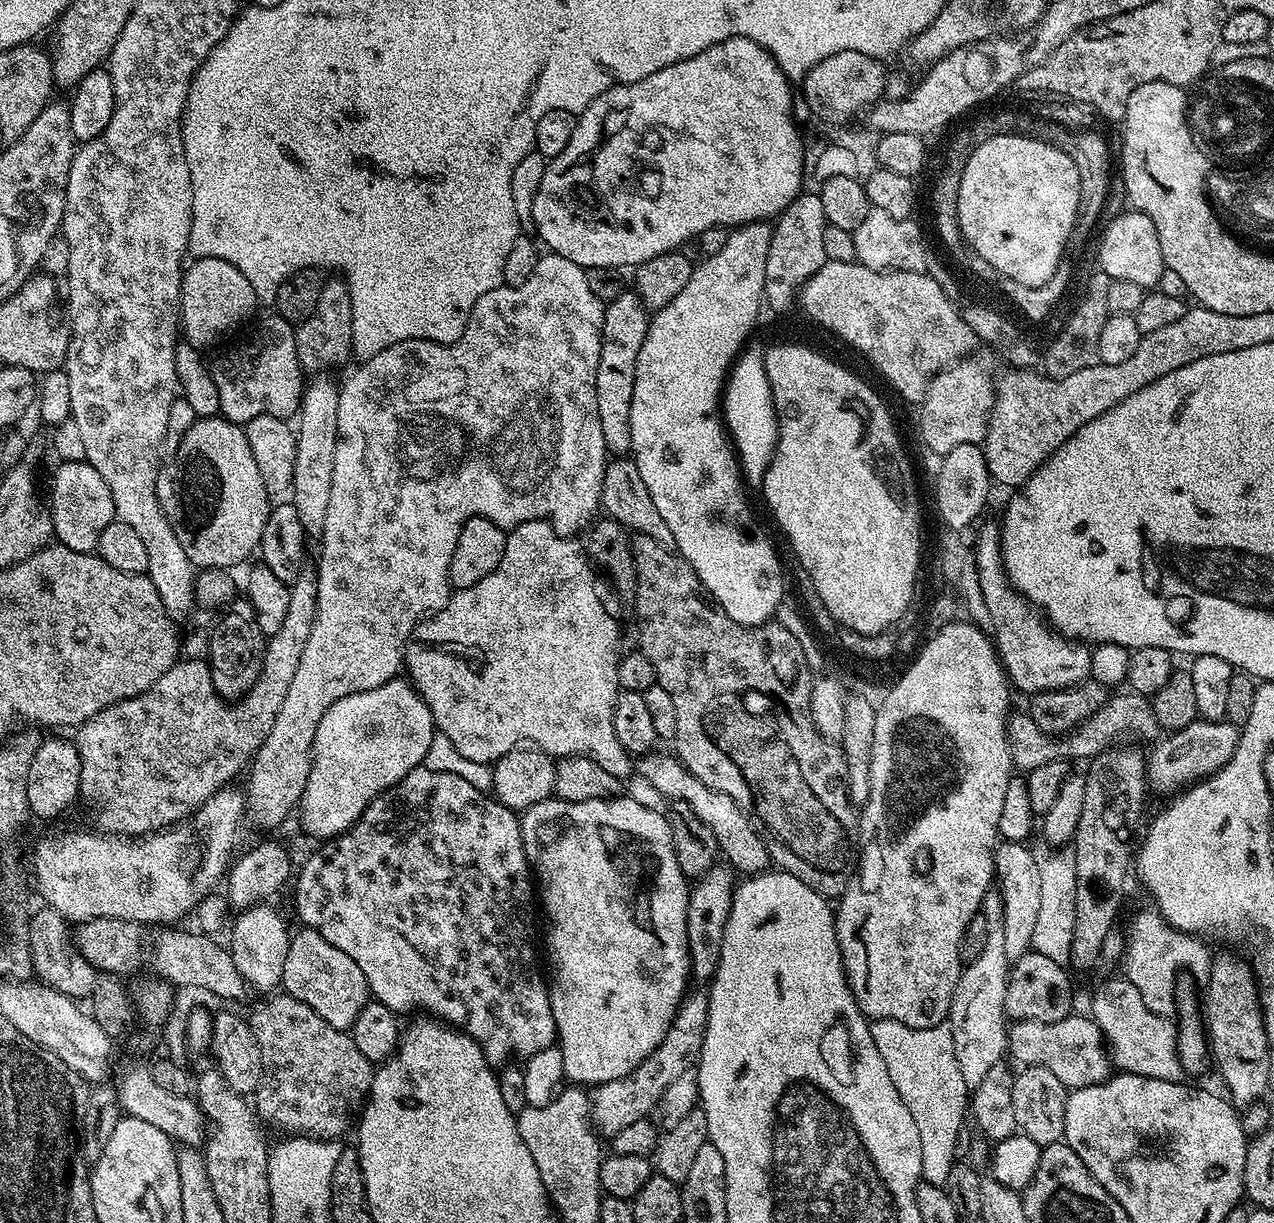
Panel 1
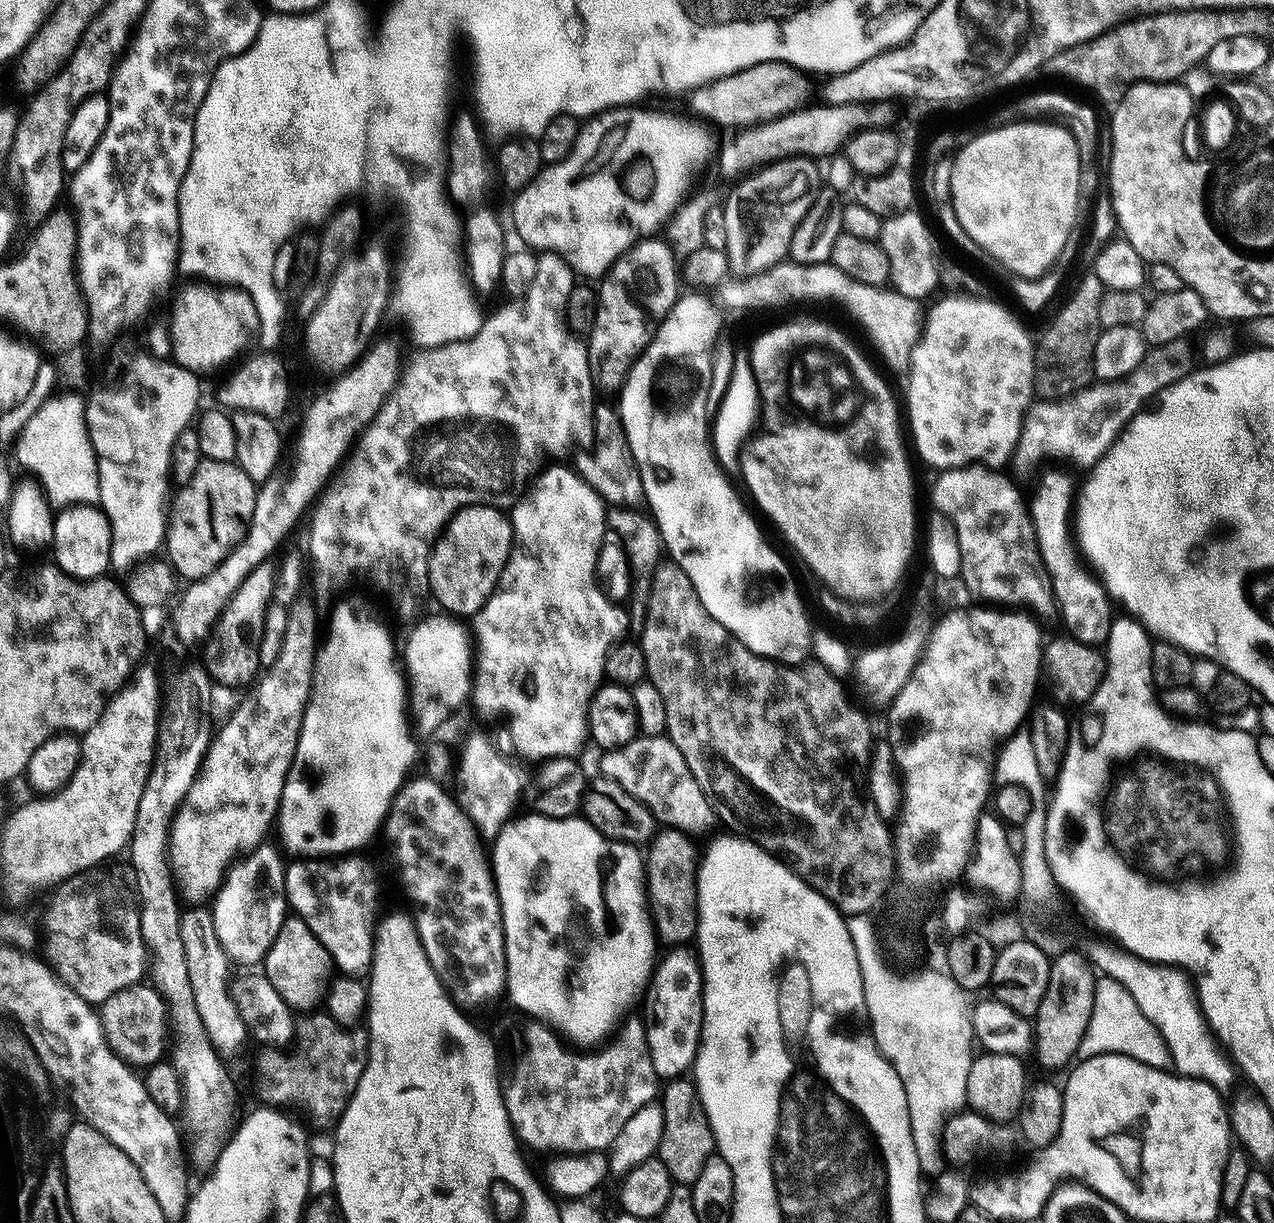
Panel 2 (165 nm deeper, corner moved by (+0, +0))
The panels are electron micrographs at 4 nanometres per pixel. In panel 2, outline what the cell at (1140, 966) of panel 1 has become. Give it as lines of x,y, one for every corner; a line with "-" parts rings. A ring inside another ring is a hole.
1097,947
1093,951
1091,963
1103,975
1120,982
1134,996
1139,1009
1161,1032
1169,1048
1171,1067
1179,1075
1206,1082
1221,1094
1233,1091
1233,1061
1212,1035
1208,1019
1200,1008
1193,981
1187,972
1173,968
1170,964
1153,964
1150,960
1140,960
1128,951
1113,950
1111,947

